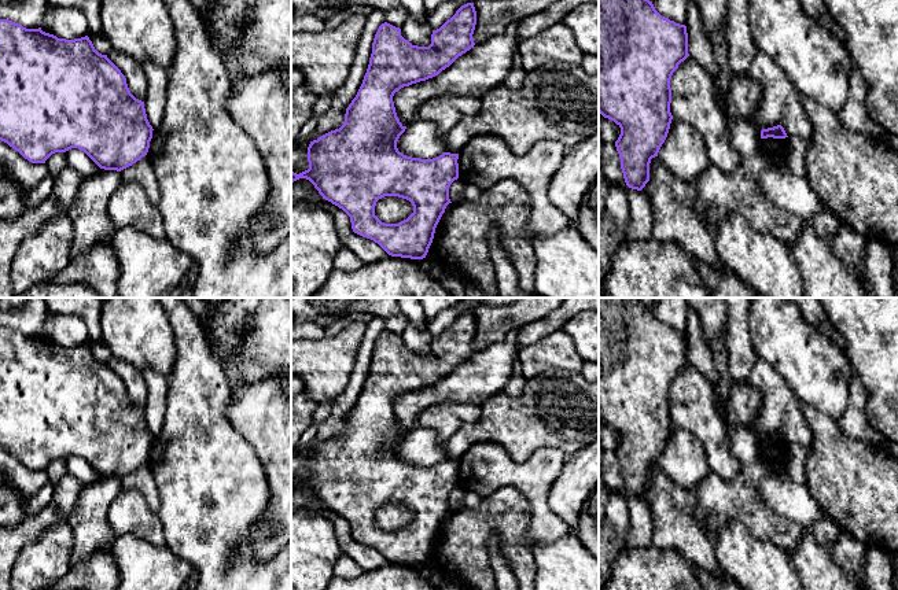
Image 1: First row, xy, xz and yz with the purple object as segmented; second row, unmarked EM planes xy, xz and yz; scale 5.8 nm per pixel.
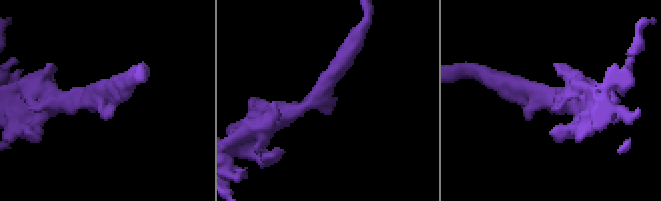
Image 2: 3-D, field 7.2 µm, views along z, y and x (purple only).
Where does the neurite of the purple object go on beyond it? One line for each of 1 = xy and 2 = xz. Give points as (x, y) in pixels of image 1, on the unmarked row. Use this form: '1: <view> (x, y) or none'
1: none
2: none

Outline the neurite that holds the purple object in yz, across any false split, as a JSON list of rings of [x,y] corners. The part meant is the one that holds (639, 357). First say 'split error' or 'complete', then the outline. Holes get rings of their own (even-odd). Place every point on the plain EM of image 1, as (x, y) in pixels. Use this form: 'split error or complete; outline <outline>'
complete; outline [[[599,298],[599,420],[621,435],[615,454],[632,497],[641,498],[649,488],[651,467],[658,464],[673,427],[670,387],[688,364],[687,333],[662,324],[640,298]]]

